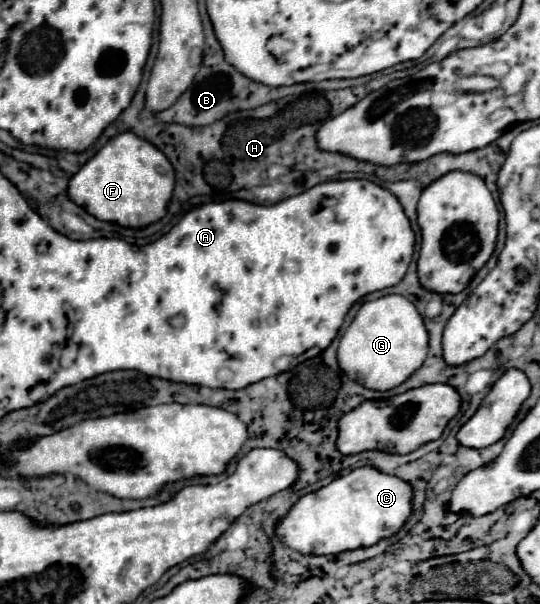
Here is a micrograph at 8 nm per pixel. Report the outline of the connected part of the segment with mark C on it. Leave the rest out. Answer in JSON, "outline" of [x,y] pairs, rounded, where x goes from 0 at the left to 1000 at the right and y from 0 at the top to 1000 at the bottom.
{"outline":[[[657,775],[643,788],[557,821],[535,848],[509,868],[513,891],[557,917],[628,917],[672,904],[691,904],[706,891],[728,887],[761,851],[761,805],[694,775]]]}

